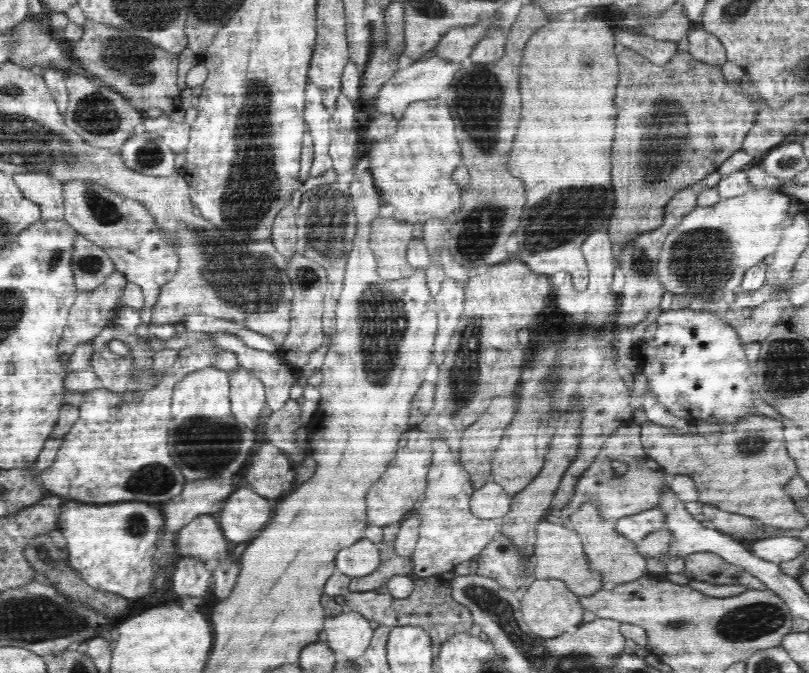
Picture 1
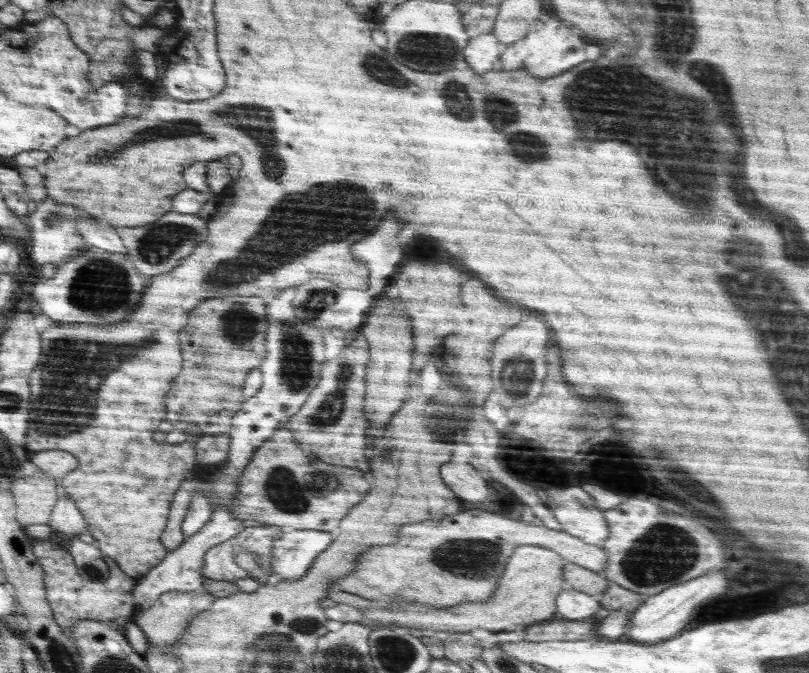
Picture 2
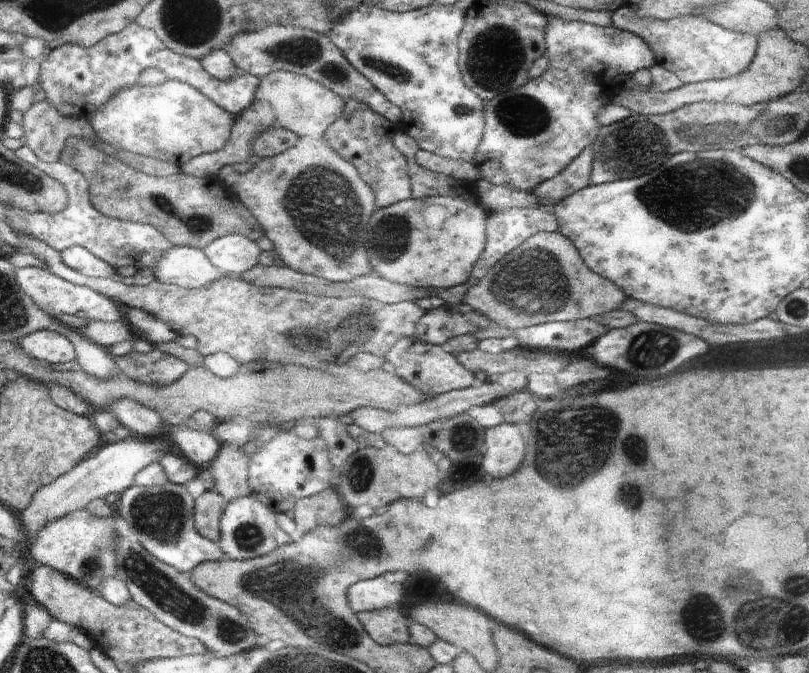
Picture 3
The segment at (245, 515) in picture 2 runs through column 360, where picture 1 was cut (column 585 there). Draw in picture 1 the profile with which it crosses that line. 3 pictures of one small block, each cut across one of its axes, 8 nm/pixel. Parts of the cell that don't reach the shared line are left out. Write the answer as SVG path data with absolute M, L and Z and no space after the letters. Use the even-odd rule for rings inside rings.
M626 426L618 428L612 436L608 436L606 440L606 448L598 454L598 460L594 460L591 468L588 468L580 482L576 484L576 496L568 502L566 508L562 510L551 510L550 513L556 516L570 516L580 504L586 501L596 501L600 517L610 520L632 516L633 514L642 512L643 510L658 508L660 504L660 496L662 490L669 481L669 476L663 471L657 462L652 458L648 458L640 446L640 426ZM610 461L621 461L626 465L625 474L620 477L612 476L609 470ZM604 466L604 468L602 468Z

